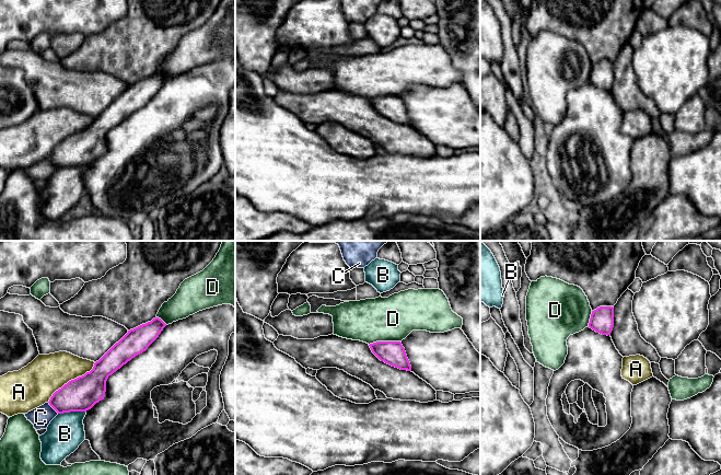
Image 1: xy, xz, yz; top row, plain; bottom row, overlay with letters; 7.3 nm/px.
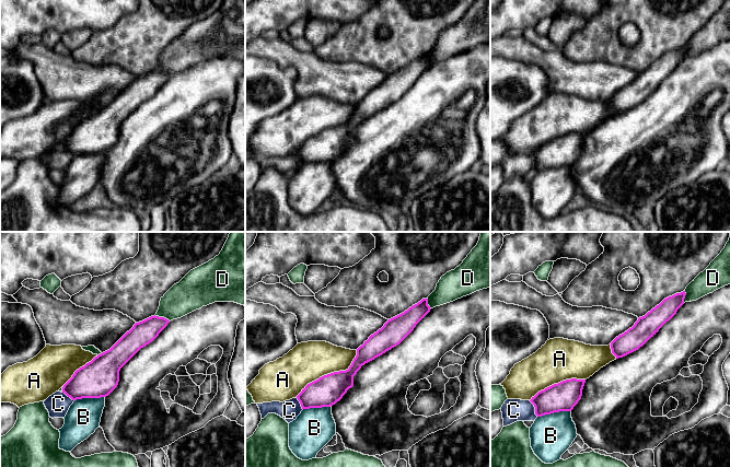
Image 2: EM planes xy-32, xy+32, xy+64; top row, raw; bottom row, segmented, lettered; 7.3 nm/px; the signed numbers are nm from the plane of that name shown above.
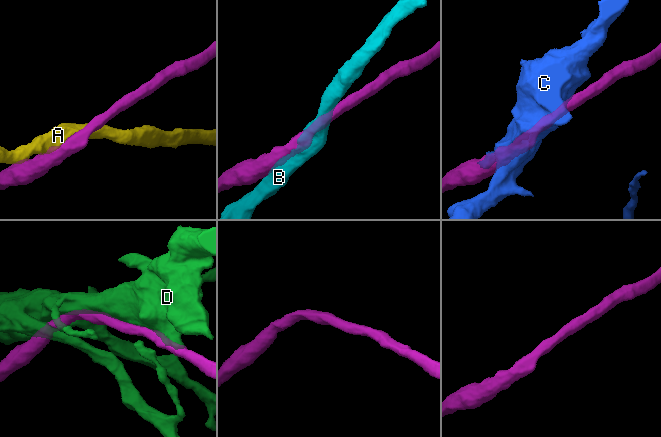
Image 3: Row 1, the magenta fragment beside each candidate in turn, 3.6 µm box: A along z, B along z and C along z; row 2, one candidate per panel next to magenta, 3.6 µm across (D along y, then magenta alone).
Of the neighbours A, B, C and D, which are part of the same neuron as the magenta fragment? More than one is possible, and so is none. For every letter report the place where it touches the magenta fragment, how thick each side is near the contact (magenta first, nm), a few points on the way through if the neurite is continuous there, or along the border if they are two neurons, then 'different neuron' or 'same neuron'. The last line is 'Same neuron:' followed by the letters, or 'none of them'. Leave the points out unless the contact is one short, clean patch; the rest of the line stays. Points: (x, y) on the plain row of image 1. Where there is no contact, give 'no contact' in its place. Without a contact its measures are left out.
A: meets magenta in xy at (71, 135); 240 nm thick on the magenta side, 280 nm on the other; different neuron
B: meets magenta in xy at (71, 165); 240 nm thick on the magenta side, 280 nm on the other; different neuron
C: meets magenta in xy at (53, 162); 240 nm thick on the magenta side, 160 nm on the other; different neuron
D: meets magenta in xz at (384, 96); 180 nm thick on the magenta side, 320 nm on the other; different neuron
Same neuron: none of them

